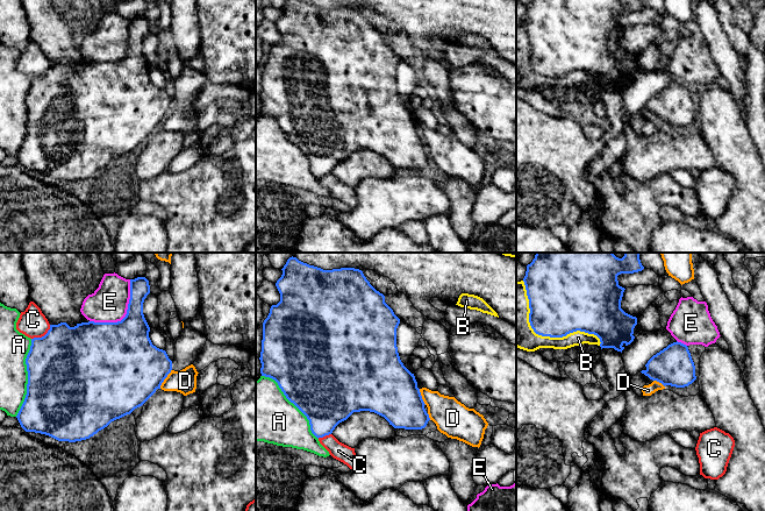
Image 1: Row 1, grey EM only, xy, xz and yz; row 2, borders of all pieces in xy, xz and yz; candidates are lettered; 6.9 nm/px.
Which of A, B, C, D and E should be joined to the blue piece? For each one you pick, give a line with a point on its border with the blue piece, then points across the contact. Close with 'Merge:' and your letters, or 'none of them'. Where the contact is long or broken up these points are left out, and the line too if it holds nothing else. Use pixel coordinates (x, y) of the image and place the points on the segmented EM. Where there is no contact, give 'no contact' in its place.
Merge: none of them

